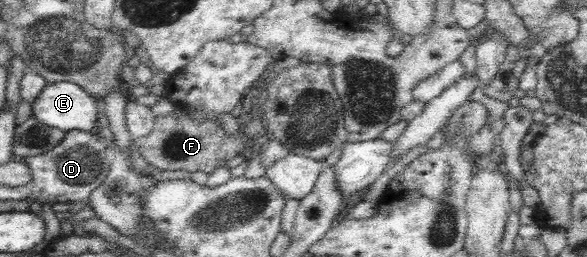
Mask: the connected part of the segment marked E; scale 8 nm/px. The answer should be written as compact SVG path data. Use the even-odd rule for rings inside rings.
M74 82L47 83L32 106L32 114L39 122L51 128L59 129L63 132L79 130L101 138L99 132L97 132L97 122L99 120L97 101L86 90L83 90L82 86L77 86Z

